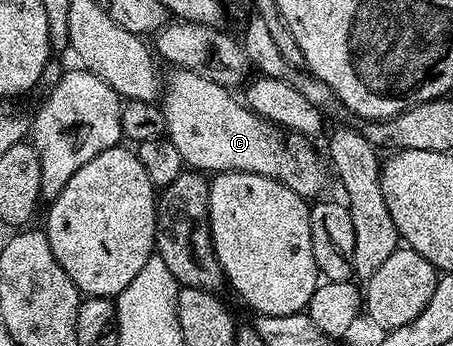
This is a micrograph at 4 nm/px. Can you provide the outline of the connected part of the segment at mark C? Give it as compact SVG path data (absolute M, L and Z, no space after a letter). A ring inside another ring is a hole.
M176 68L172 72L169 78L167 75L166 89L162 100L165 133L172 131L172 100L176 100L176 108L180 108L180 128L184 128L184 132L180 132L180 136L173 136L170 141L177 147L187 167L208 174L230 171L254 172L259 176L270 177L272 180L284 184L288 189L294 190L296 194L307 200L322 194L320 192L325 190L330 172L327 163L321 162L311 146L313 143L307 137L295 134L284 135L281 129L261 119L237 97L235 99L229 89L218 83L210 82L209 79L202 78L201 75L194 74L193 71L185 68ZM212 116L216 116L216 120L220 120L220 124L212 124Z

